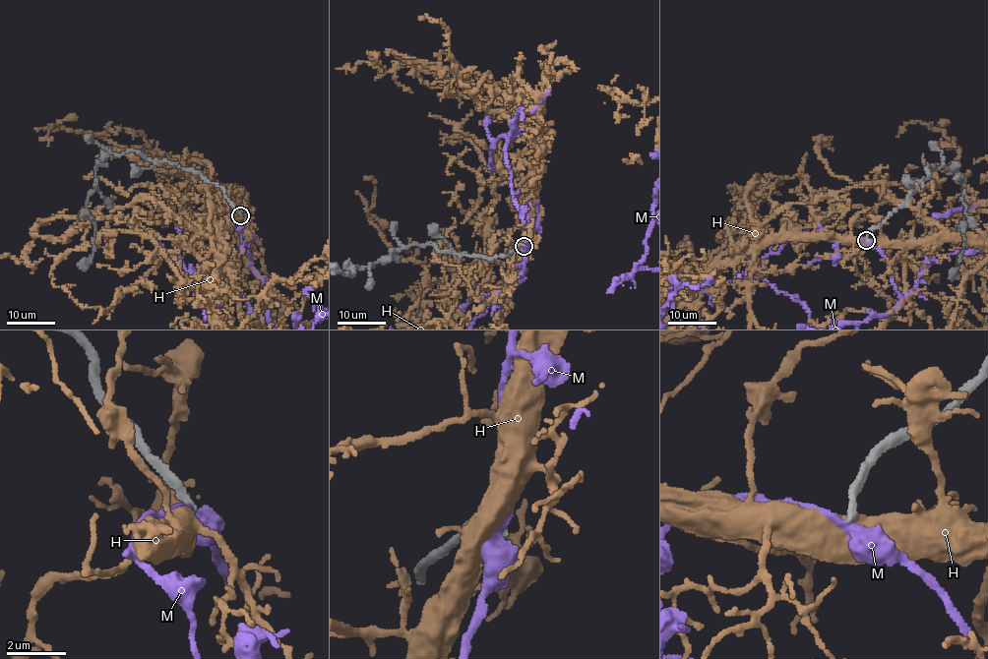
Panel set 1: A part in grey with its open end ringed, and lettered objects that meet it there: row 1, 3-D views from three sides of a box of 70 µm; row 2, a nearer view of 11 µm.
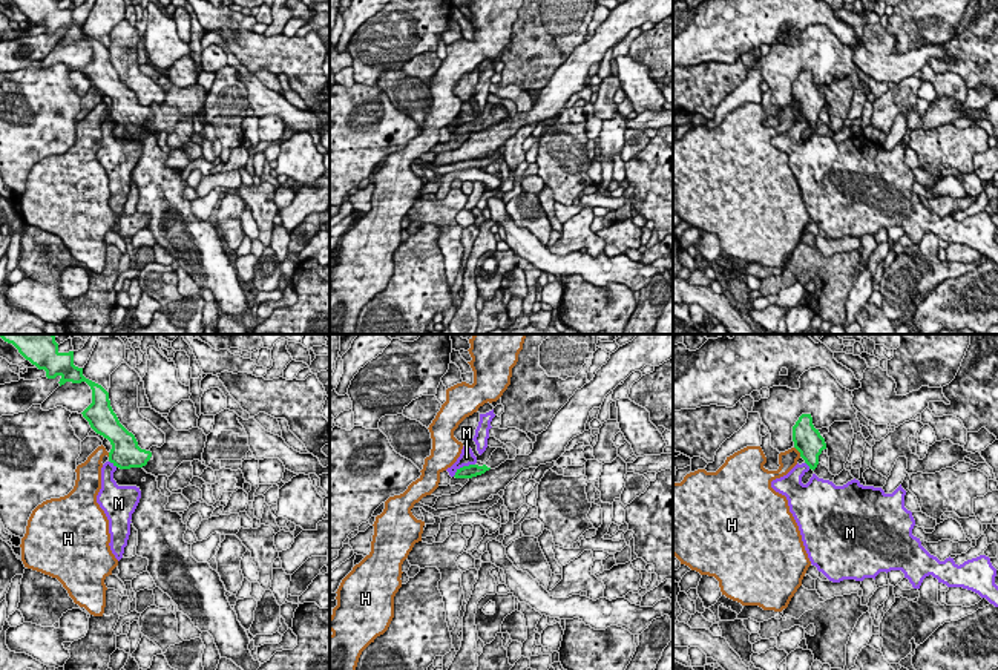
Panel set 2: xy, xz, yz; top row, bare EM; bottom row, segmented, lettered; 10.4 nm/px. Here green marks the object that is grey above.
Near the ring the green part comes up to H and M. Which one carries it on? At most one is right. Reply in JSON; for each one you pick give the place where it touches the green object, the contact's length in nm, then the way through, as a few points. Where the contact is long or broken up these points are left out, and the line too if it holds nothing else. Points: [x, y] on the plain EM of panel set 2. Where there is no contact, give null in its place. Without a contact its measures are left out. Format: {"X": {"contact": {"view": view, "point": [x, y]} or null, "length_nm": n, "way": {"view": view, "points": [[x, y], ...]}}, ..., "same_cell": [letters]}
{"same_cell": []}

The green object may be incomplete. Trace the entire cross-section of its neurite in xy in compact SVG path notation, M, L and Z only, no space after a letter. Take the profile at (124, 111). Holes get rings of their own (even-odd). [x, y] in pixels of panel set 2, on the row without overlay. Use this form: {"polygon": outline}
{"polygon": "M58 0L12 2L26 17L44 26L48 35L60 32L60 43L66 38L86 38L90 43L92 60L81 71L97 90L110 98L109 118L117 124L117 141L141 147L130 178L138 187L136 212L149 216L146 228L195 284L213 293L221 314L231 316L247 334L250 330L254 334L261 319L248 307L250 294L225 253L219 230L208 219L198 219L192 213L192 201L184 198L187 181L178 169L164 164L169 153L158 146L156 133L143 126L153 117L152 109L141 106L135 92L120 80L109 49L86 35L83 25L74 21L74 8L60 9Z"}

